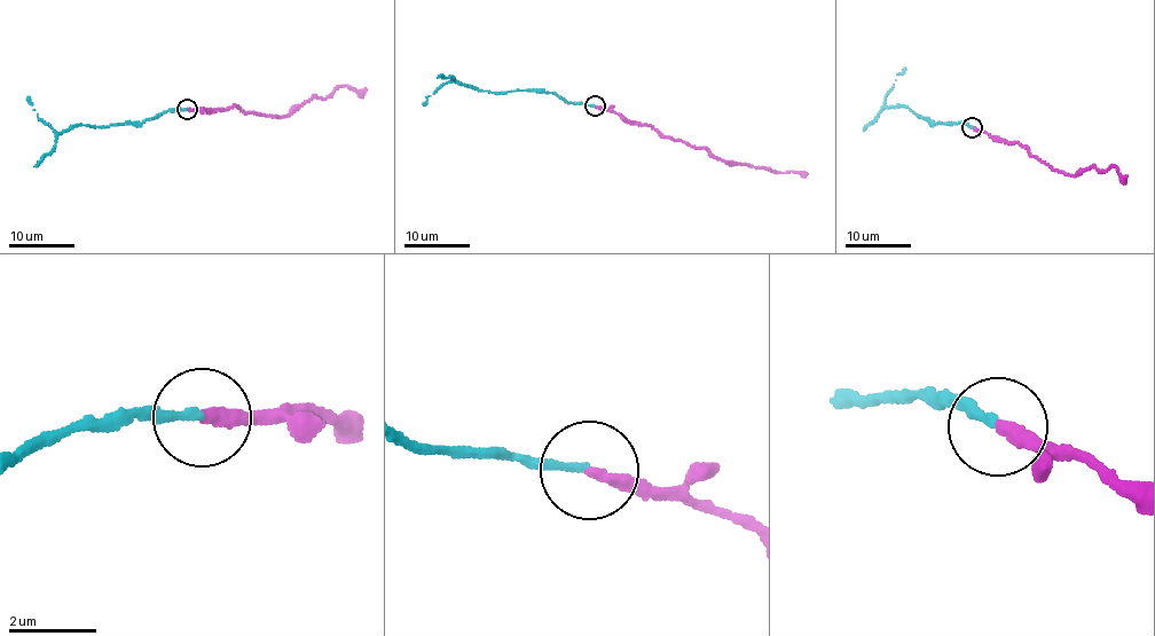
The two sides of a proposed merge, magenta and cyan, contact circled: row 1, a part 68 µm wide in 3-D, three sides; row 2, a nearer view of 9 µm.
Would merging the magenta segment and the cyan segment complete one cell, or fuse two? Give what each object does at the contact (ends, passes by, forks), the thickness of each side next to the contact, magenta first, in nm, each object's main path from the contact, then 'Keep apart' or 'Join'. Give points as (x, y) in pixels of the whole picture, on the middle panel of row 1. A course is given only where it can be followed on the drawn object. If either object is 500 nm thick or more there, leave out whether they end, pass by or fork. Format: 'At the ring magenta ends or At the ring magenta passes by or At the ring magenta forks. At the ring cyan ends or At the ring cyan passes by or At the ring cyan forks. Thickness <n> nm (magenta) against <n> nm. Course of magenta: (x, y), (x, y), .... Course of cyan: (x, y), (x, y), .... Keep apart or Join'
At the ring magenta ends. At the ring cyan ends. Thickness 280 nm (magenta) against 180 nm. Course of magenta: (594, 107), (613, 110), (628, 122), (646, 123), (674, 140), (702, 147), (724, 161), (808, 173). Course of cyan: (594, 107), (567, 103), (544, 92), (478, 92), (453, 80), (427, 96), (423, 106). Join

